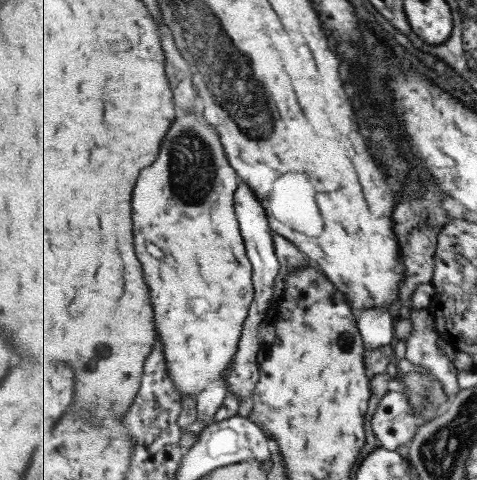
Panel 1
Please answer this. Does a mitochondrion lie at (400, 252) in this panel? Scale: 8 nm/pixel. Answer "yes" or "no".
no

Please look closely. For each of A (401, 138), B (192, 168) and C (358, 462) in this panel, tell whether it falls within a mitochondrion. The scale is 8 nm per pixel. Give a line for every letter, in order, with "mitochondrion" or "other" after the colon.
A: other
B: mitochondrion
C: other

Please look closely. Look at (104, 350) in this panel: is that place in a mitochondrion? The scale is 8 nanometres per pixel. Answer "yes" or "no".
yes

